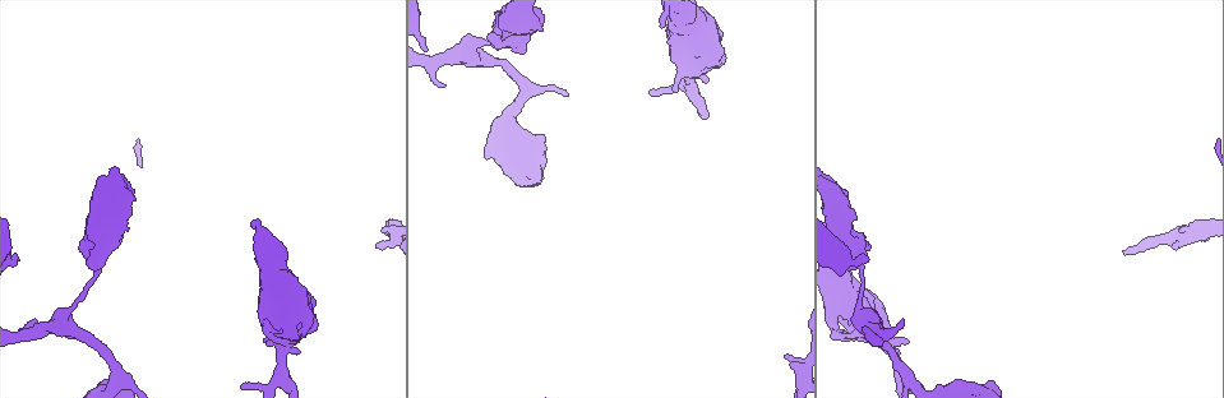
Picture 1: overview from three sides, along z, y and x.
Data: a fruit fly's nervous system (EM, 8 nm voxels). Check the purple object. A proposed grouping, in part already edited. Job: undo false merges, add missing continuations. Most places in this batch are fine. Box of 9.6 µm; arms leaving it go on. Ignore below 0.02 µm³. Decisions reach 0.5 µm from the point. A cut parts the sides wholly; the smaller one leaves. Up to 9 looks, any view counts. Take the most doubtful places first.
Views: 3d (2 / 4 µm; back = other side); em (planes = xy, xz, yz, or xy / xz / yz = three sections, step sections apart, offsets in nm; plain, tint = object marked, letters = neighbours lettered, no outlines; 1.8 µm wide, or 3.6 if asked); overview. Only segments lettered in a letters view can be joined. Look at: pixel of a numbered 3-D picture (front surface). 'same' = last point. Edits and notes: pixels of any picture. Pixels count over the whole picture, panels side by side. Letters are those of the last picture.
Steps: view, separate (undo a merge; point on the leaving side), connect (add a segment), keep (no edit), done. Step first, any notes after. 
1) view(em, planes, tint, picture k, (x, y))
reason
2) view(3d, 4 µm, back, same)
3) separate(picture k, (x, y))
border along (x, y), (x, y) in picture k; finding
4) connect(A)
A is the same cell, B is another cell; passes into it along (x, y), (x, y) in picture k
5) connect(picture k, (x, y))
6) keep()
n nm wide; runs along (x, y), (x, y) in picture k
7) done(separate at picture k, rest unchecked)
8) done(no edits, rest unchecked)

view(em, planes, tint, picture 1, (785, 358))
an open end

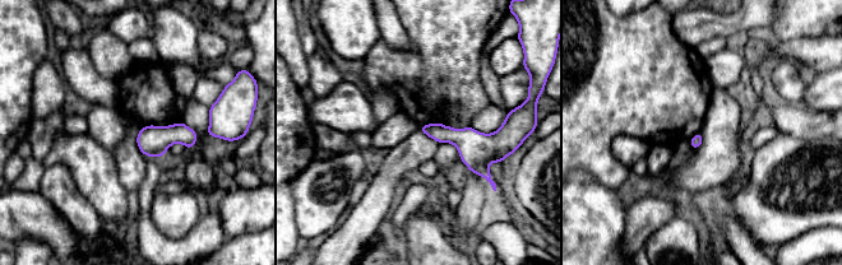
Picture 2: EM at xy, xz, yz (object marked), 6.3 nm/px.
view(em, planes, letters, same)
what lies round it

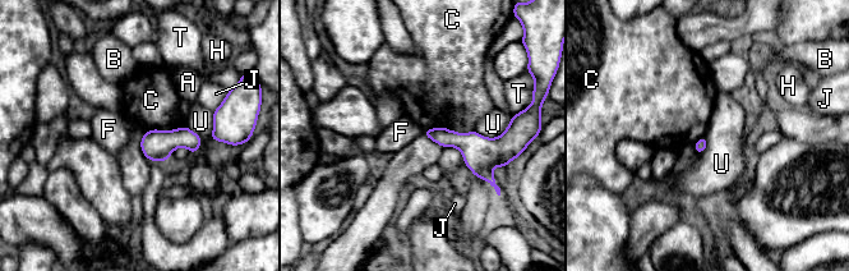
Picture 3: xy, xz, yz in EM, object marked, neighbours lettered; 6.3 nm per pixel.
keep()
A, B, C, F, H, J, T and U are other cells; border along (510, 119), (495, 137), (474, 131) in picture 3; none of them fits

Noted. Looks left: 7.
view(em, xy, step 16, letters, picture 1, (868, 258))
branch stops here

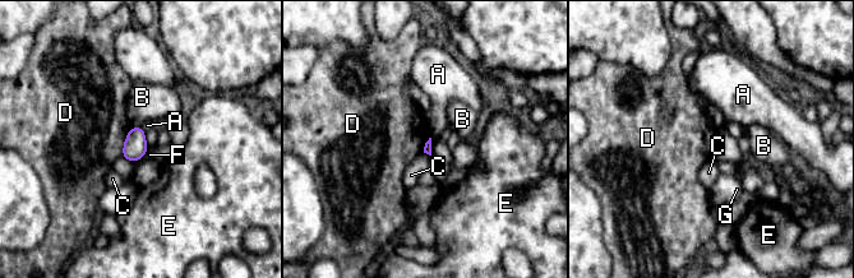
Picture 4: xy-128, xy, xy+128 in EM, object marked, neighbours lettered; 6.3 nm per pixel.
view(em, planes, letters, same)
another direction

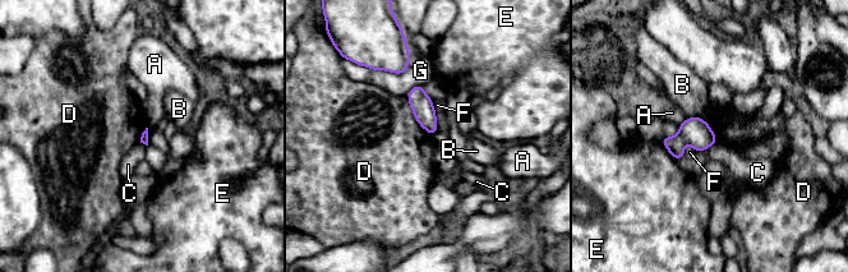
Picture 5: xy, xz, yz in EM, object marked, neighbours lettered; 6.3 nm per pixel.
keep()
D touches over 300 nm; A, B, C, D, E, F and G are other cells; border along (406, 95), (413, 116), (431, 136) in picture 5; no lettered segment goes on from it

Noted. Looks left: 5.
view(em, planes, letters, picture 1, (98, 276))
sudden change in width

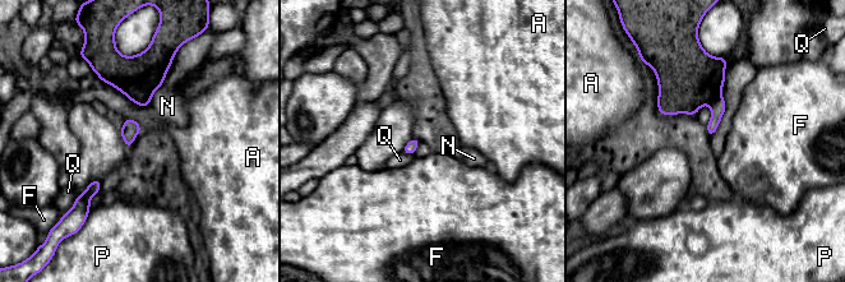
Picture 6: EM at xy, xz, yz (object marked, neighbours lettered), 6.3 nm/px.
separate(picture 6, (688, 78))
70 nm wide; A, F, N, P and Q are other cells; border along (720, 95), (709, 103) in picture 6; a second neuron is stuck on

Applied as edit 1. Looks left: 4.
view(3d, 2 µm, picture 1, (252, 224))
free end

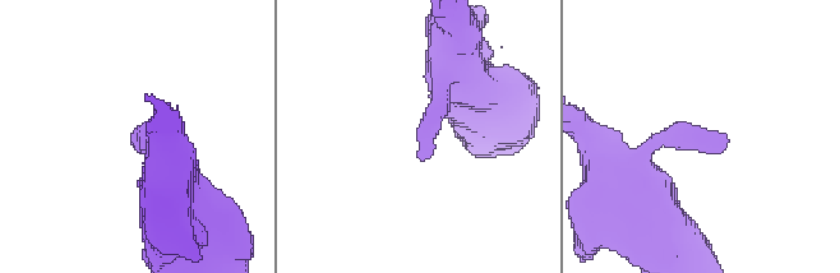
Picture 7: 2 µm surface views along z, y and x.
view(em, xz, step 8, plain, picture 7, (138, 146))
need the tissue

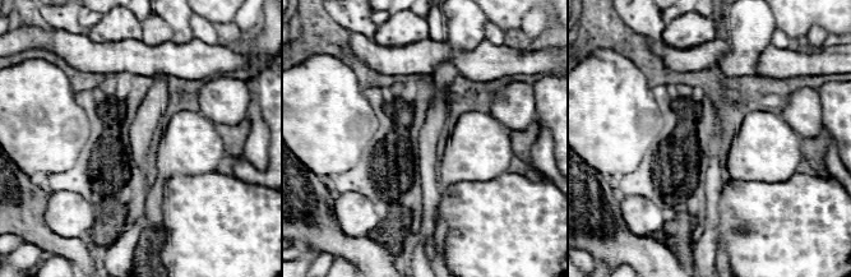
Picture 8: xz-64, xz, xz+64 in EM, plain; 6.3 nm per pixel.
view(em, xz, step 8, letters, same)
see the neighbours

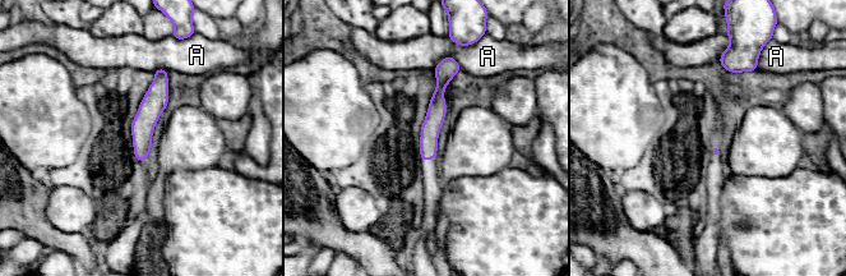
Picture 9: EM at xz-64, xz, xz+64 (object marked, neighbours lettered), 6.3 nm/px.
keep()
A touches over 180 nm; A is another cell; none of them fits

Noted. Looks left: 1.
done(separate at picture 6, rest unchecked)

